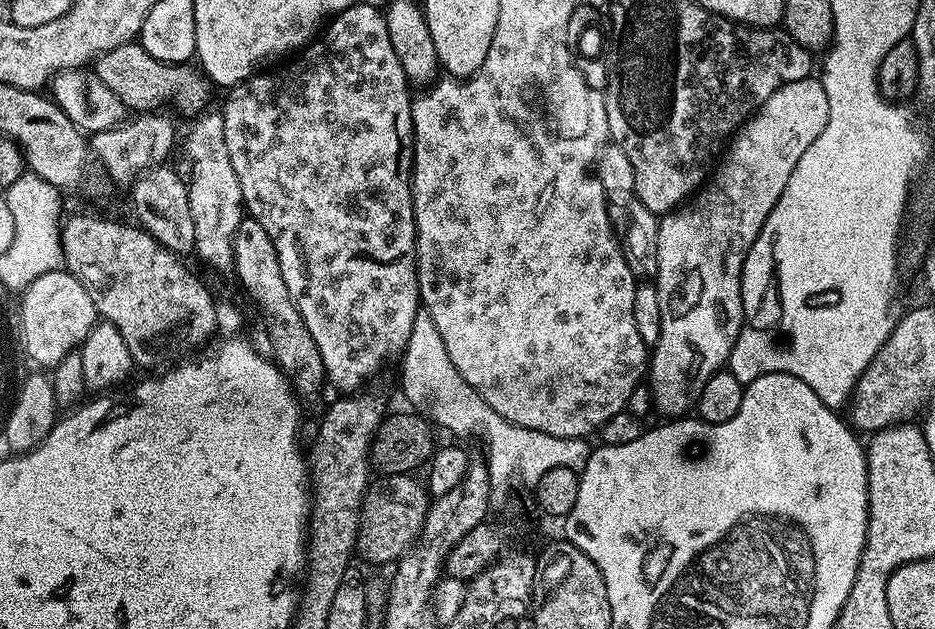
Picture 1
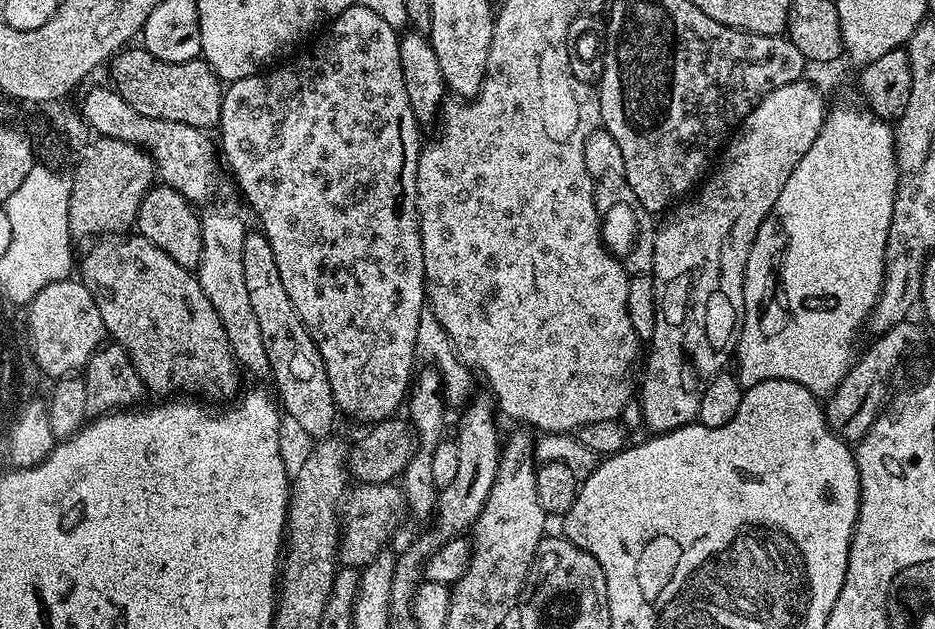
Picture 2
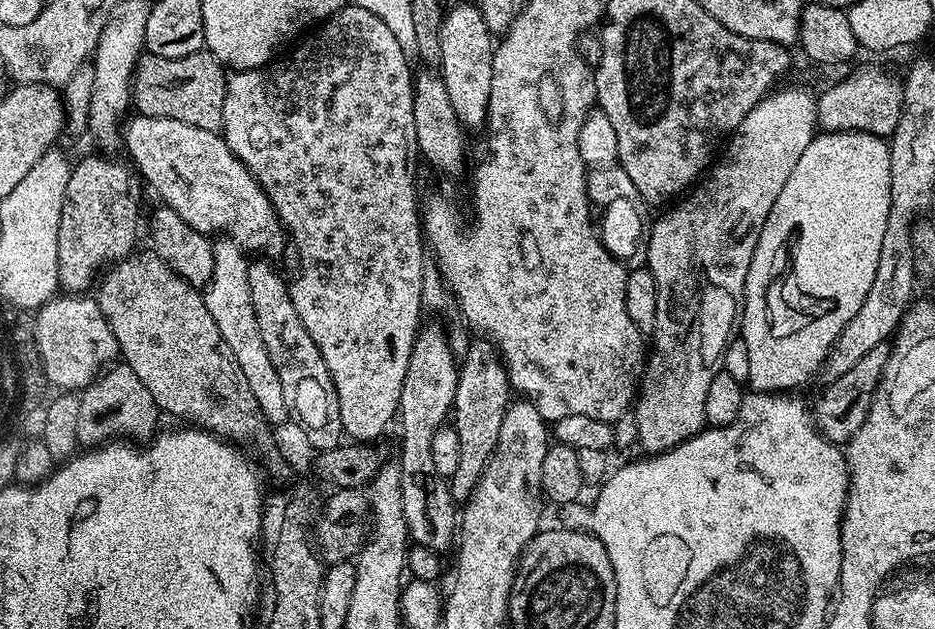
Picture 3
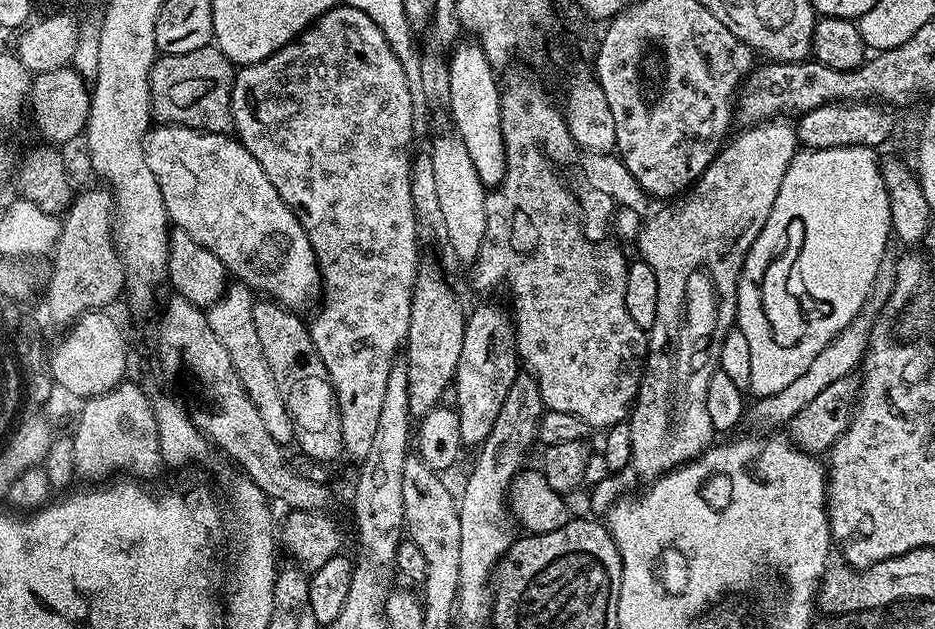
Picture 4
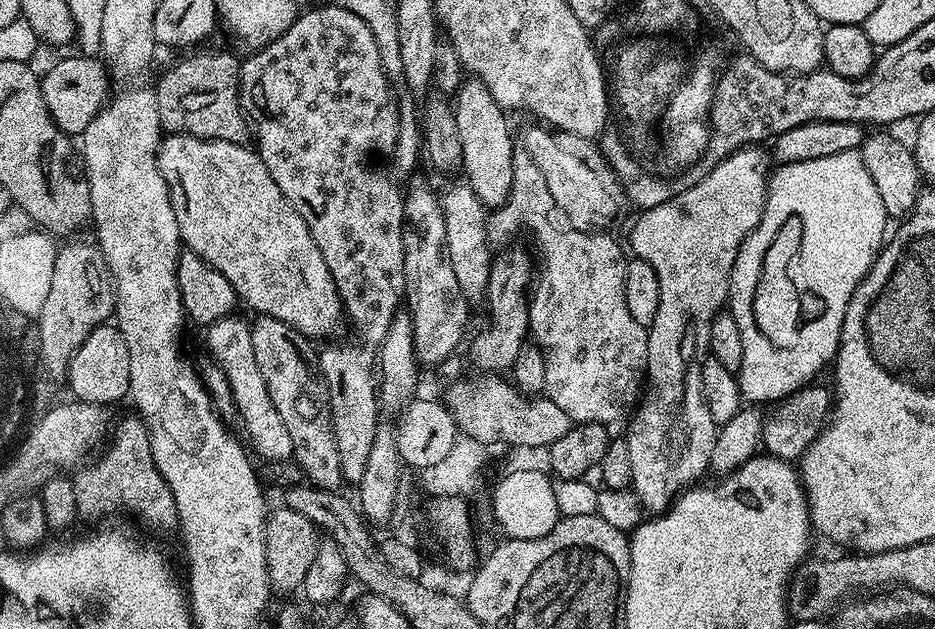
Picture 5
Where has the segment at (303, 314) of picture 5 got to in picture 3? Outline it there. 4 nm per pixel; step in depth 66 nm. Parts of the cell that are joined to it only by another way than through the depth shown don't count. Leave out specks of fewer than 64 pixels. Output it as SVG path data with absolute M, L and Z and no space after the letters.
M136 114L123 125L122 142L124 146L128 146L128 152L133 160L131 163L138 169L143 183L147 187L149 184L164 199L161 201L176 214L181 215L190 226L194 226L194 230L205 234L220 232L216 234L223 234L235 240L249 253L256 252L252 254L263 253L268 258L277 258L276 256L283 254L284 244L286 248L284 225L276 216L270 198L262 190L254 174L250 174L248 167L233 154L220 132L202 130L198 126L190 126L190 122L178 122L174 118Z

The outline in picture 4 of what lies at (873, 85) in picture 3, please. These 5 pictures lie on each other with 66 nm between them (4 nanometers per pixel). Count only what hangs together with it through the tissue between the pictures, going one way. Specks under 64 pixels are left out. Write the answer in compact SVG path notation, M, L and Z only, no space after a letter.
M837 102L834 104L823 104L814 110L803 113L795 121L797 141L805 149L811 150L817 148L824 150L826 148L841 148L842 146L862 146L863 148L879 149L879 144L884 144L892 136L892 131L896 128L896 116L891 107L885 106L880 102Z

